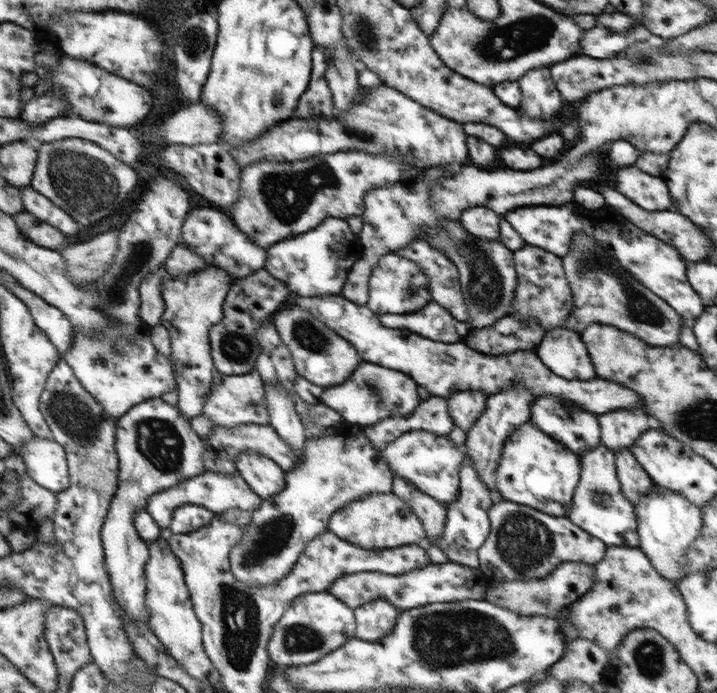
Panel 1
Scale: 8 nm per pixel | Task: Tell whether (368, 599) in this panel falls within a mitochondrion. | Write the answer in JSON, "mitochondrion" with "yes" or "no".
{"mitochondrion":"no"}

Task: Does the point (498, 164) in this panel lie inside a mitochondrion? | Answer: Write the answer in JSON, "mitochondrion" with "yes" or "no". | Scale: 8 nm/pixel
{"mitochondrion":"no"}

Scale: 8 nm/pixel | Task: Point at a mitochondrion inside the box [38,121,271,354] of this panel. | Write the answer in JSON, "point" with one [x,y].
{"point":[83,181]}

